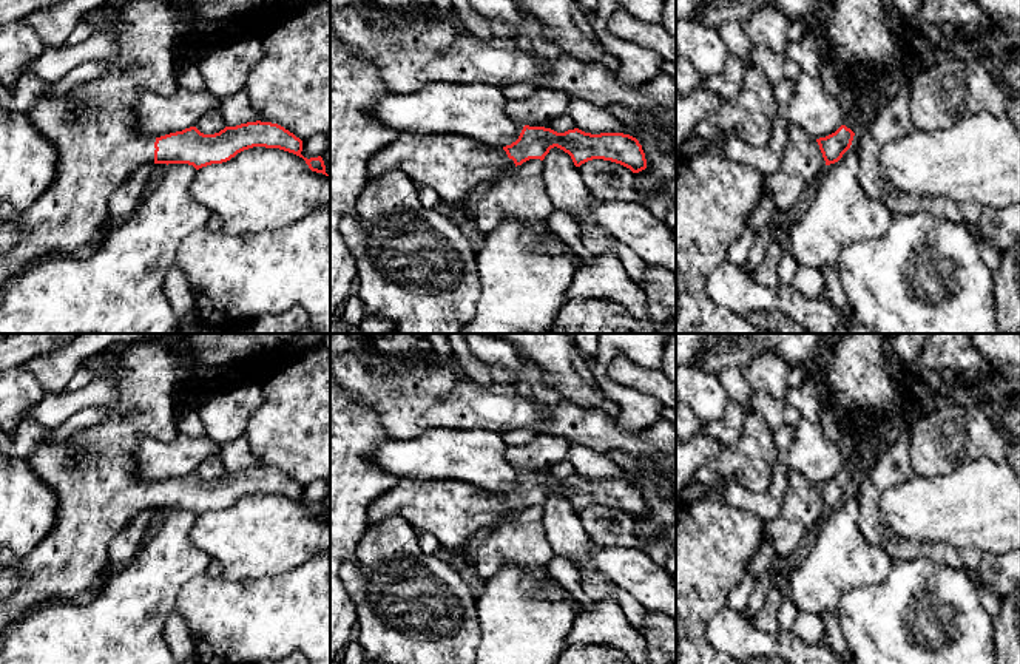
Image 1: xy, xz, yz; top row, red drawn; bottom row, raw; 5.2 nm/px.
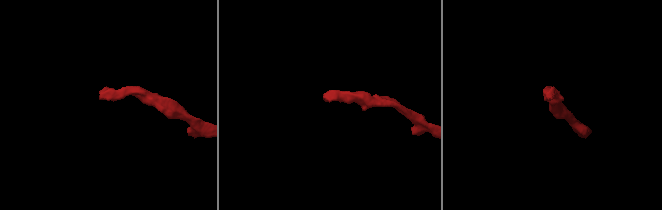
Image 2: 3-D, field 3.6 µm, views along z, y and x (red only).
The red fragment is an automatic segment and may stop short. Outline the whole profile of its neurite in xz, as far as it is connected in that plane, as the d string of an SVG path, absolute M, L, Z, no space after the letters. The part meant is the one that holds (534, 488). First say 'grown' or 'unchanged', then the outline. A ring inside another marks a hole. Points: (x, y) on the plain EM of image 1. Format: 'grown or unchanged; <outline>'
grown; M529 471L523 473L515 488L503 494L458 480L398 479L370 503L367 514L370 522L398 517L418 534L432 533L444 553L460 553L480 528L495 527L529 505L543 506L554 493L568 499L576 513L603 505L633 519L647 514L642 491L630 480L591 480L579 474L557 479Z

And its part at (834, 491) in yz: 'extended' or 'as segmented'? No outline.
extended

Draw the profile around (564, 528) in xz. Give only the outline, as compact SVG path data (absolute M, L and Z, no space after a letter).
M557 493L551 494L543 505L542 523L554 554L576 564L583 591L596 602L614 601L616 584L586 559L591 539L571 502Z

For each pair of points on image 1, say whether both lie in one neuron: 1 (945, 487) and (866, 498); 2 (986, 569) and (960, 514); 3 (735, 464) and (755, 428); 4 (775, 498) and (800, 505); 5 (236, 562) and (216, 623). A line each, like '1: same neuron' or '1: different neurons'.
1: different neurons
2: different neurons
3: same neuron
4: different neurons
5: different neurons

